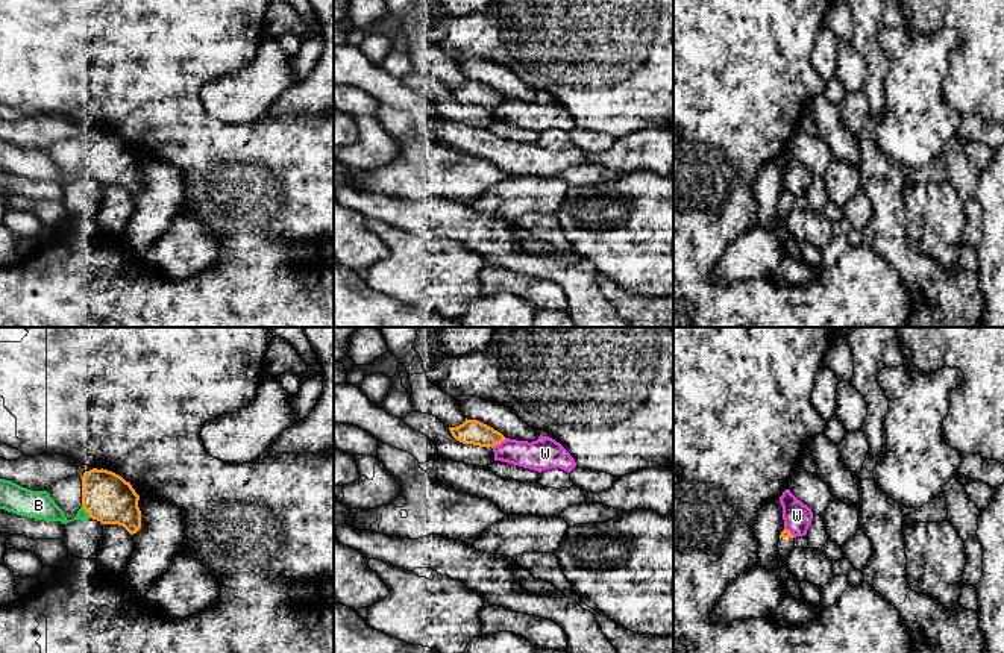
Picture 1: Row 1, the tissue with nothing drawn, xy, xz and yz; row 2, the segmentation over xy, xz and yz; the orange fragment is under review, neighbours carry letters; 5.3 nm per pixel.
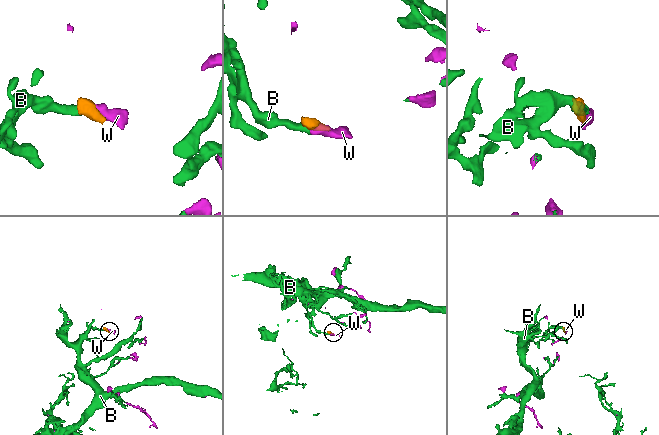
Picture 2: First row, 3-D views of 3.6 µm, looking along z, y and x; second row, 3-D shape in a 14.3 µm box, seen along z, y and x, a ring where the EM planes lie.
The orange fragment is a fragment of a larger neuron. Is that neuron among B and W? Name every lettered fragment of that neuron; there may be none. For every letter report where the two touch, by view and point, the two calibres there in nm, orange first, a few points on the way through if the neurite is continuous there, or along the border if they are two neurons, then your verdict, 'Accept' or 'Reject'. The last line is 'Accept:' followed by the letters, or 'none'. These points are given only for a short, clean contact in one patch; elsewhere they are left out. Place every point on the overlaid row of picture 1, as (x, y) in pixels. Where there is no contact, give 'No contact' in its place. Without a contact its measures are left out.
B: Touches orange at xy (85, 509). Thickness 260 nm (orange) against 150 nm. Reject
W: Touches orange at xz (499, 443). Thickness 130 nm (orange) against 170 nm. Boundary: xz (507, 438), (492, 447). Reject
Accept: none

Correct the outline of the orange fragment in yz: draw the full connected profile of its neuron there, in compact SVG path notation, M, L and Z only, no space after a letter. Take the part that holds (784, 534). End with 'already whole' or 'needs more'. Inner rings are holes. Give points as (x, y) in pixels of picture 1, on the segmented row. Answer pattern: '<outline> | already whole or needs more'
M783 530L778 541L778 550L777 558L784 564L787 561L787 556L795 548L795 536L789 530Z | needs more

